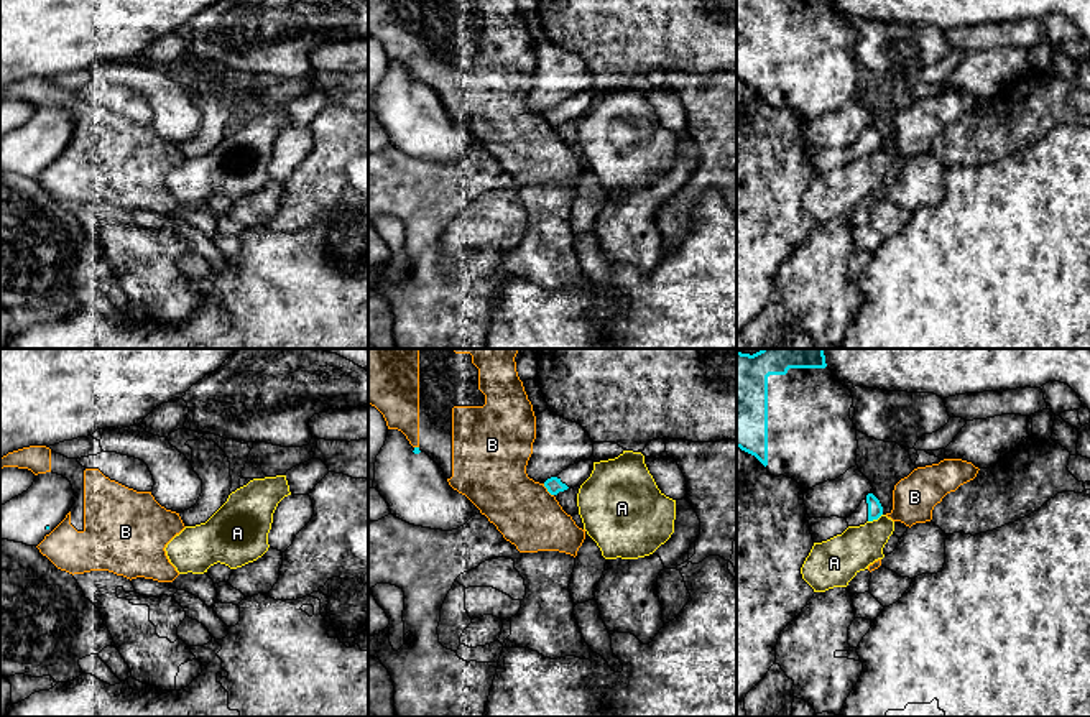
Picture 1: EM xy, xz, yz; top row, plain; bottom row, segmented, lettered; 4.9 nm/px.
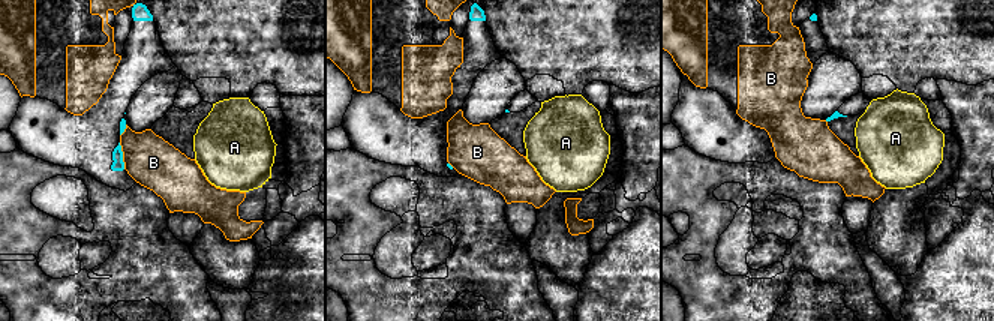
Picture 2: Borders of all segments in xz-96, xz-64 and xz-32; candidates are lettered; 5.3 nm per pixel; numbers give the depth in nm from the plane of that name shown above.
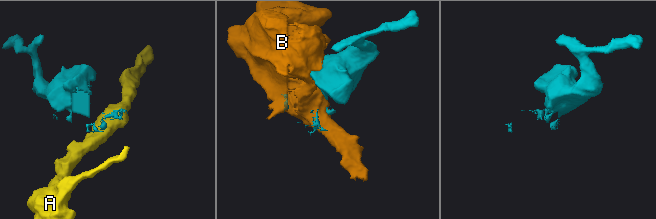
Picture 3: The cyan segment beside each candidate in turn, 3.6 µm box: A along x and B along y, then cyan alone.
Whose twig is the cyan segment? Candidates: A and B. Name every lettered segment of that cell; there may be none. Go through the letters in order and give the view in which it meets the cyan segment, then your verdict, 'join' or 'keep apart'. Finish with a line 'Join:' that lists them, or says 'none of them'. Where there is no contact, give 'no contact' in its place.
A: meets cyan in yz; keep apart
B: meets cyan in xz; keep apart
Join: none of them

